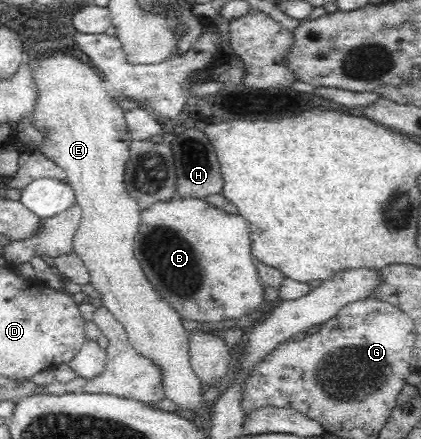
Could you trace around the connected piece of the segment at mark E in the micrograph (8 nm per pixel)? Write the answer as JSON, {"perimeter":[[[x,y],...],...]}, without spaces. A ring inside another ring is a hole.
{"perimeter":[[[59,53],[48,59],[41,59],[39,70],[40,95],[33,108],[37,121],[48,121],[56,127],[56,134],[40,148],[40,152],[56,162],[68,176],[70,187],[74,190],[76,202],[82,208],[82,217],[77,224],[71,242],[72,252],[85,264],[89,271],[90,284],[99,293],[102,306],[117,318],[124,327],[126,338],[137,354],[145,357],[157,367],[161,381],[162,399],[171,402],[177,410],[193,416],[199,422],[211,420],[211,404],[205,398],[205,384],[199,373],[191,365],[187,350],[187,330],[177,309],[153,287],[134,252],[134,236],[137,234],[140,211],[137,202],[123,185],[123,166],[129,156],[129,142],[132,140],[123,119],[123,109],[109,103],[109,88],[94,69],[69,55]]]}

